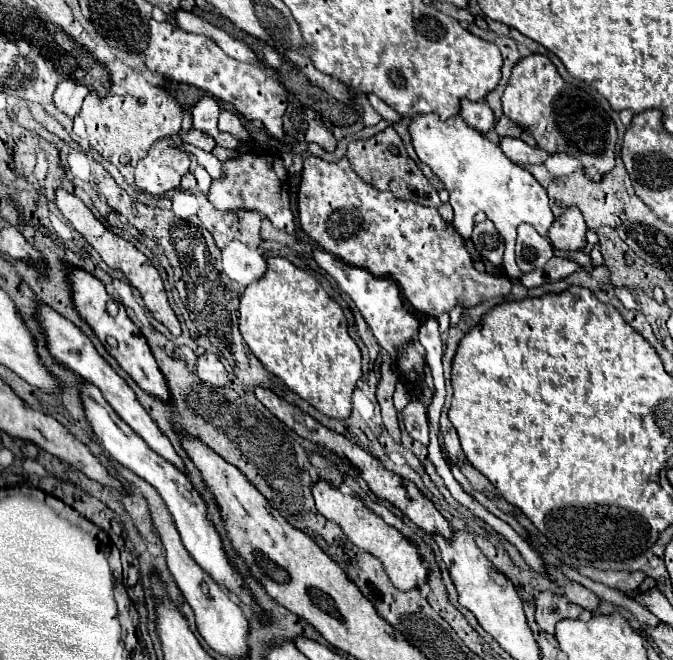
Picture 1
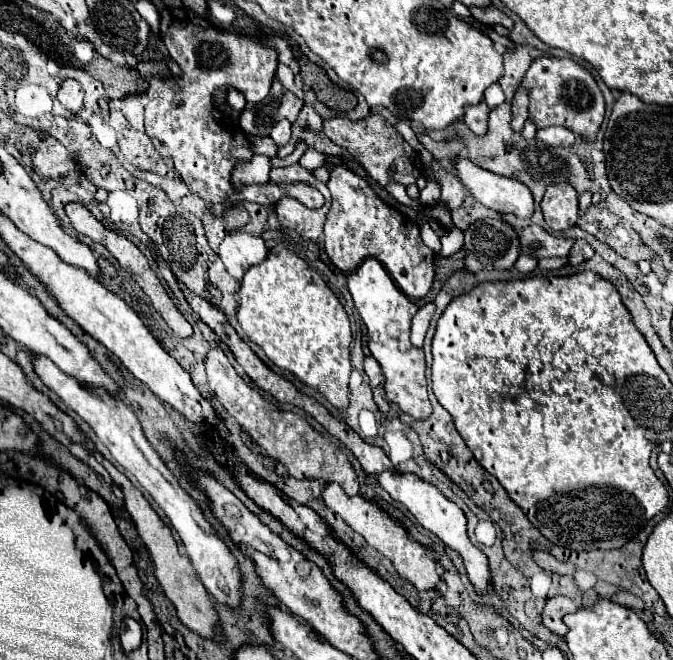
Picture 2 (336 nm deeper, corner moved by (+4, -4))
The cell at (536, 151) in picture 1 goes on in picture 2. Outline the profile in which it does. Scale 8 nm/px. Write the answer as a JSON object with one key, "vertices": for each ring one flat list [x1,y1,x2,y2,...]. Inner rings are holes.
{"vertices":[[560,126,538,128,536,138,548,146,572,146,576,140,576,136,568,128,560,128]]}

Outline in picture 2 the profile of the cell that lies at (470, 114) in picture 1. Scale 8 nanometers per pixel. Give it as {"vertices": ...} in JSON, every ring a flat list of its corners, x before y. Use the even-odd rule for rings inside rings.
{"vertices":[[480,102,476,106,466,106,466,114,464,114,464,122,468,124,468,128,478,134,478,136,484,136,486,130,488,130,488,114,490,114,490,108,486,102]]}

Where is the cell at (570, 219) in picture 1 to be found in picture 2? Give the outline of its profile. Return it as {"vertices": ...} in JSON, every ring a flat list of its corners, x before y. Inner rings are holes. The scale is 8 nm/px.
{"vertices":[[550,184,542,198,544,220,552,230,566,230,578,220,578,192,572,184]]}

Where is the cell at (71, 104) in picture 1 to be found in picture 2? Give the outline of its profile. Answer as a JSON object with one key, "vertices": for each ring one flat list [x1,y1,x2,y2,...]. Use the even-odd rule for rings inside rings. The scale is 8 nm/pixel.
{"vertices":[[68,78,68,80,62,82,62,86,60,86,56,98,58,98,70,112,82,110,84,92,82,92,82,86,80,86,76,80,72,80,72,78]]}

